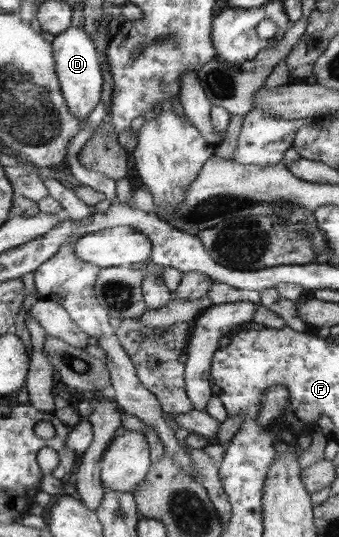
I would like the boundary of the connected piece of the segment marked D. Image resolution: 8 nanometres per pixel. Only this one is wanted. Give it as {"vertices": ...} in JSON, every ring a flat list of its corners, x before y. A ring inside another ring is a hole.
{"vertices":[[70,27,65,34,56,36,52,41,52,47,57,61,57,75,60,77,62,93,68,101,69,110,78,119,85,121,101,100,102,83,104,83,94,41,86,35,83,28]]}

